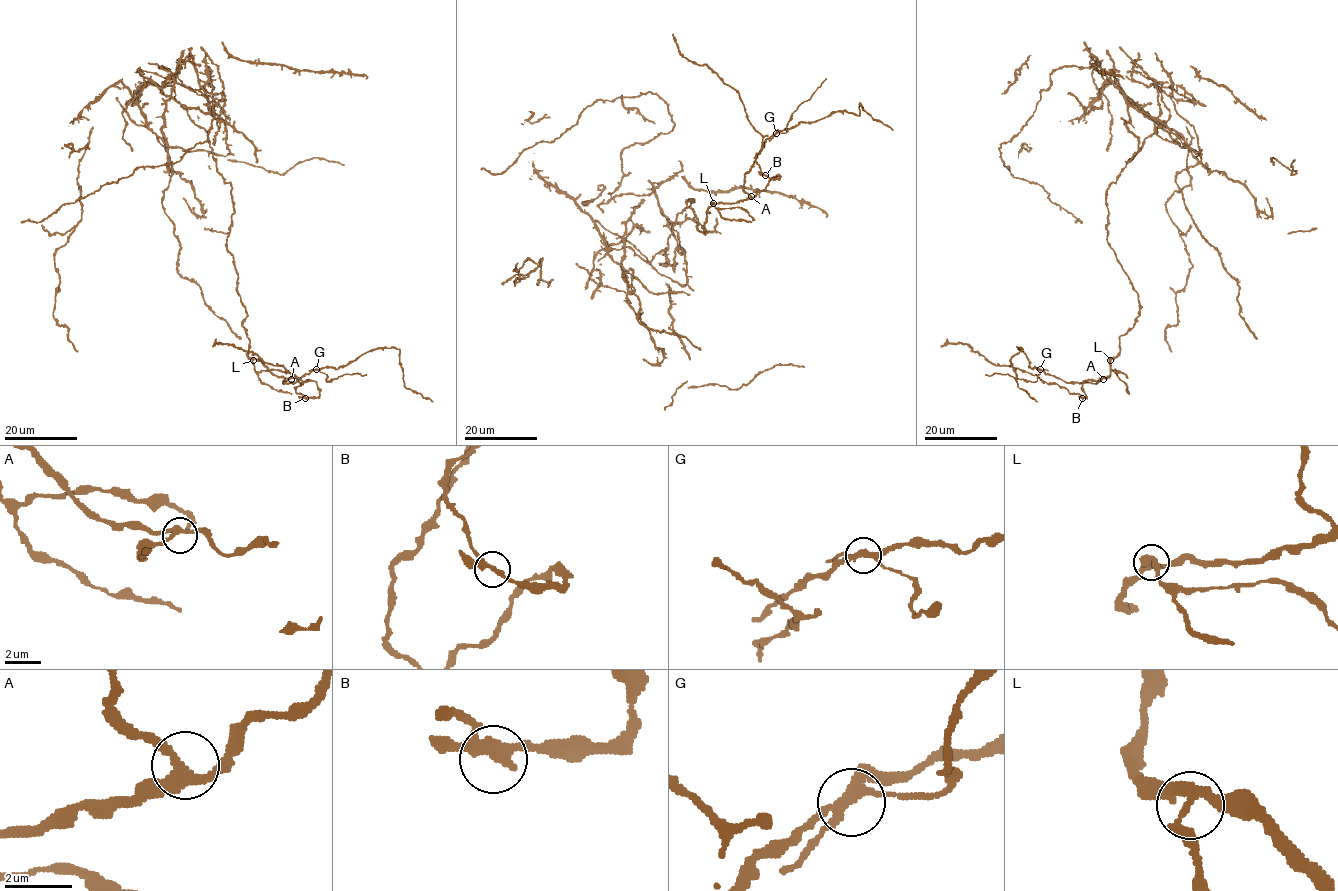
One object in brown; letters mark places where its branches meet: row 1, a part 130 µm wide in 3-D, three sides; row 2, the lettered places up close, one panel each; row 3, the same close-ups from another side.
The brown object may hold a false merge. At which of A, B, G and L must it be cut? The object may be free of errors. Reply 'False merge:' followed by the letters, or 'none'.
False merge: G

